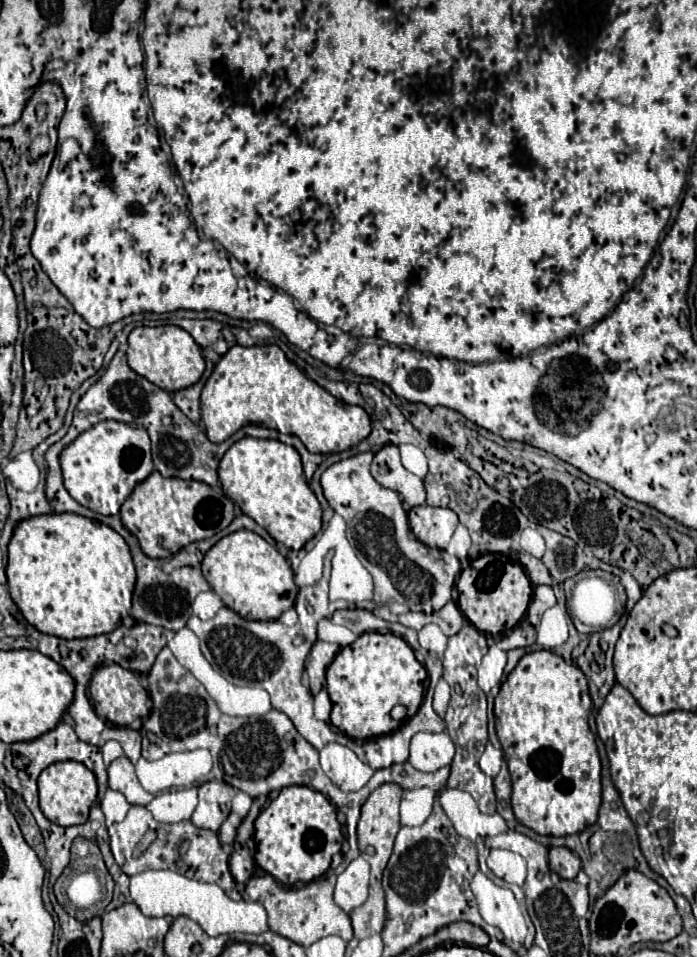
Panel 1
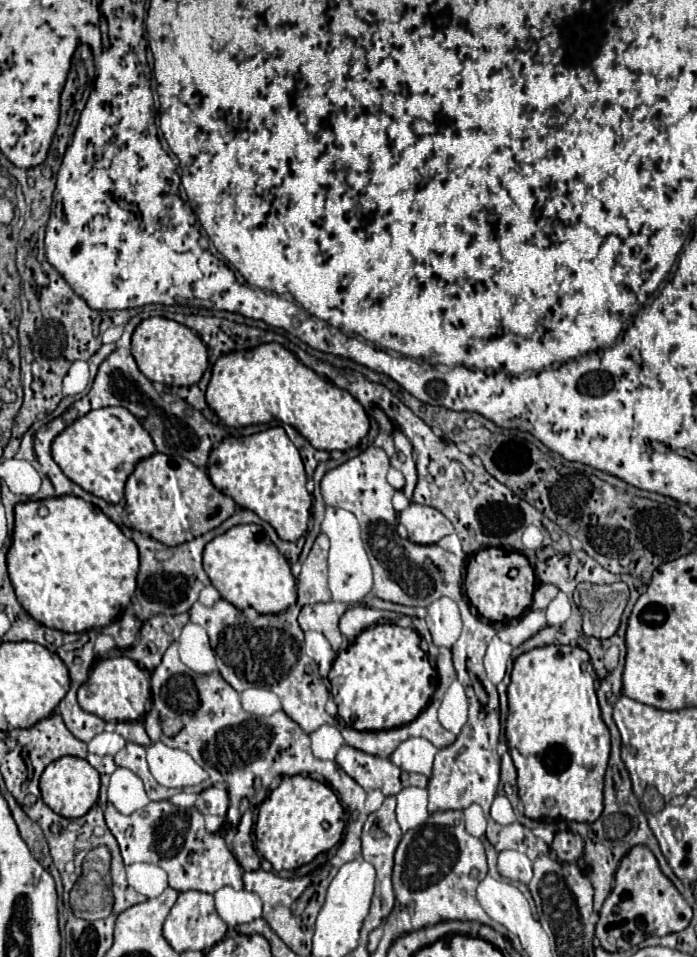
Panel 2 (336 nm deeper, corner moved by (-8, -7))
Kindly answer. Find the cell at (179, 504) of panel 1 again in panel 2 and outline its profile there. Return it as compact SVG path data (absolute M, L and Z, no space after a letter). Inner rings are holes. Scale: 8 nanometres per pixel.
M162 452L136 464L128 476L124 498L123 523L168 546L182 544L218 528L236 510L234 500L216 490L206 472L182 456L166 456Z

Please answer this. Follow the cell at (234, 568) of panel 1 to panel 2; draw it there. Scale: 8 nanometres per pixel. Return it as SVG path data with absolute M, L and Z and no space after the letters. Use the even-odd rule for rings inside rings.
M238 524L226 530L224 534L212 538L204 548L202 562L204 562L204 570L210 582L218 588L220 596L240 610L252 606L260 614L278 614L296 602L296 578L290 572L290 564L288 560L284 560L284 556L278 552L272 540L268 540L266 532L258 524Z

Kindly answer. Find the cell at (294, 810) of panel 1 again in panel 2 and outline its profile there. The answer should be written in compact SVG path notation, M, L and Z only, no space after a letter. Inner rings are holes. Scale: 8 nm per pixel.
M310 776L282 778L280 786L274 788L258 808L254 826L258 856L266 858L274 870L296 870L340 842L344 830L342 814L342 804L324 782L312 780Z

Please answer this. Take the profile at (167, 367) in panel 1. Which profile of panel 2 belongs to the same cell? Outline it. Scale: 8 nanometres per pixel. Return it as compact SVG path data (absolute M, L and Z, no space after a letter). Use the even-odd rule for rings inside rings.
M160 316L146 318L136 326L132 334L132 356L144 376L168 388L198 384L204 370L208 368L208 348L200 336L184 324Z

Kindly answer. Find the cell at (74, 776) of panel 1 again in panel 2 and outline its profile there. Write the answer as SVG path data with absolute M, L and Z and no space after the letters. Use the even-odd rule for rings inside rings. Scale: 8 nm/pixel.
M62 756L46 766L40 776L40 792L42 800L64 818L80 818L84 816L98 800L100 790L100 774L84 760L76 756Z

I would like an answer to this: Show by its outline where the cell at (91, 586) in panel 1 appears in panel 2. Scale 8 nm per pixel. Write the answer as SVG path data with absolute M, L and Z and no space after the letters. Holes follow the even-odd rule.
M66 494L20 502L14 508L14 534L6 554L10 582L22 608L40 624L64 632L86 632L114 622L130 604L136 590L138 548L124 532L94 504Z

